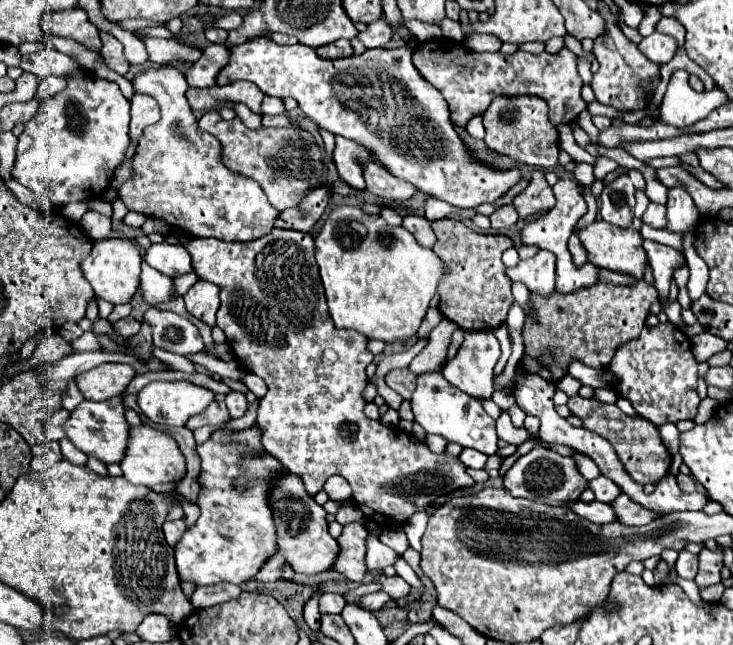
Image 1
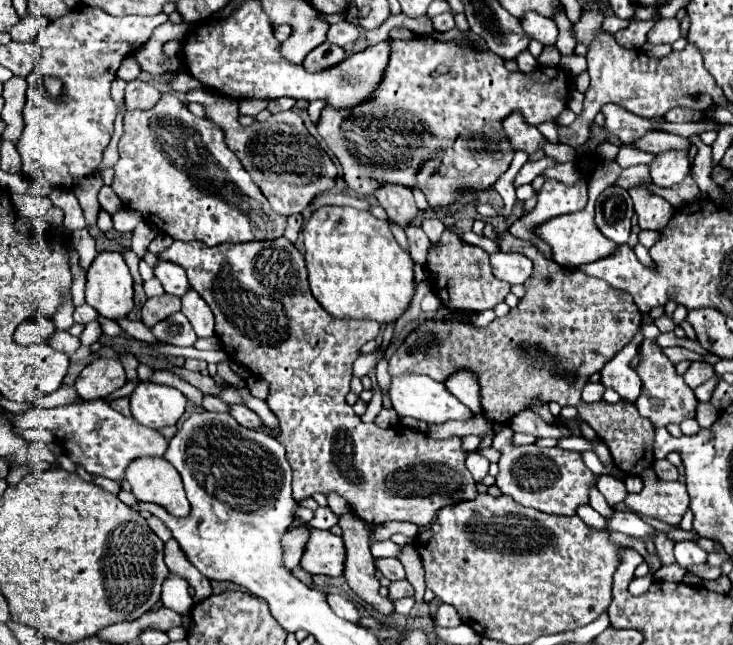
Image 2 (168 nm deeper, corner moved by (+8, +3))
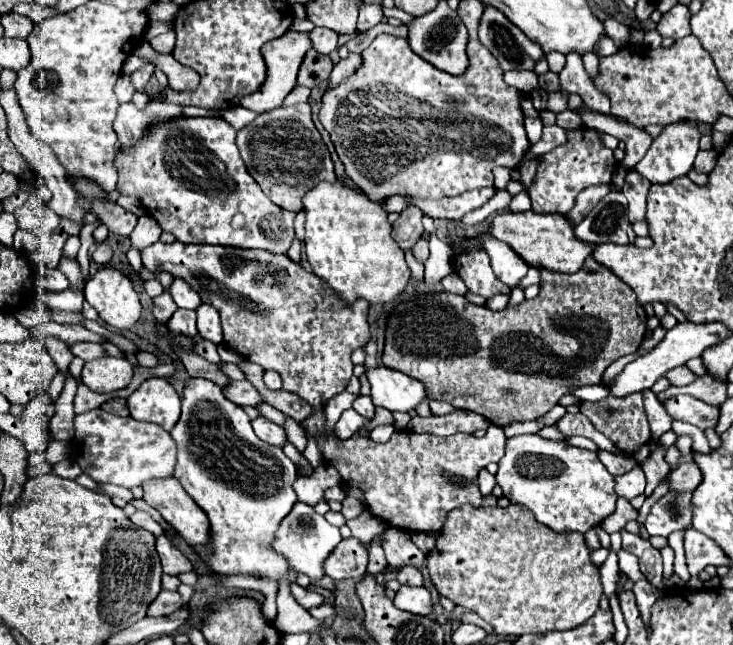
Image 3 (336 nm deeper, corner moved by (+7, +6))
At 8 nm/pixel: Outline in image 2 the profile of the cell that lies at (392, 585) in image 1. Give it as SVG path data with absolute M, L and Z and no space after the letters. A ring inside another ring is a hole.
M404 580L404 582L392 582L390 584L390 600L398 600L398 598L404 598L404 596L414 596L414 590L412 586Z

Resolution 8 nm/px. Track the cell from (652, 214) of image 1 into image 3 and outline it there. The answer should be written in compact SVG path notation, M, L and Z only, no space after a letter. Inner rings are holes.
M629 171L625 185L623 185L623 193L629 201L629 221L637 223L645 219L645 205L647 205L647 193L649 193L651 181L645 179L643 175L637 175L637 171Z

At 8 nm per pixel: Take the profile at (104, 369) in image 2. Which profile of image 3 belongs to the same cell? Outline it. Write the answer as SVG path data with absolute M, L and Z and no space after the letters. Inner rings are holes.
M101 357L87 361L83 367L83 383L97 393L123 389L133 379L133 365L125 357Z

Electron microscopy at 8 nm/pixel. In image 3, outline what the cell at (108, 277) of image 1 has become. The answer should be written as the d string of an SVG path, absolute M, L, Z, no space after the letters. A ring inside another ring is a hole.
M101 267L87 279L85 299L107 325L117 329L131 329L141 313L141 301L129 277L115 267Z

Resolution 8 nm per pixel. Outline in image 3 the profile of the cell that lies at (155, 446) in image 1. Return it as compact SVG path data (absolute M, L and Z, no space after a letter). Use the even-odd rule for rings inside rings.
M175 477L149 479L141 485L141 489L143 501L155 507L189 545L205 543L209 539L207 515L189 495L185 495L185 489Z

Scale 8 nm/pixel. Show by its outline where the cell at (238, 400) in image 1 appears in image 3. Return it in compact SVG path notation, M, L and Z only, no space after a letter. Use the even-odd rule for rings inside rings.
M257 417L251 421L255 433L259 439L271 443L271 445L277 445L277 447L283 447L283 443L287 441L287 435L285 435L285 429L281 425L275 425L273 421L265 419L265 417Z

